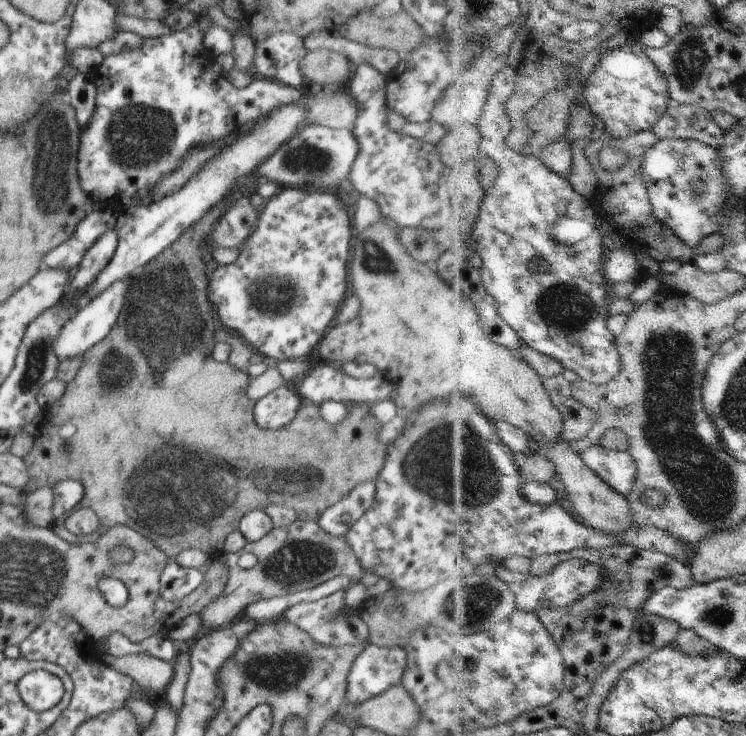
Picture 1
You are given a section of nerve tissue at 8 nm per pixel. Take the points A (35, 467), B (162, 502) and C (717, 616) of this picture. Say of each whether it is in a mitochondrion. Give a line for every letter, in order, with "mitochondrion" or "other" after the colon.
A: other
B: mitochondrion
C: mitochondrion

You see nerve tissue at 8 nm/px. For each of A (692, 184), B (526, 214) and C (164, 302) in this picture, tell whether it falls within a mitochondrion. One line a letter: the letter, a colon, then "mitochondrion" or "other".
A: mitochondrion
B: other
C: mitochondrion

